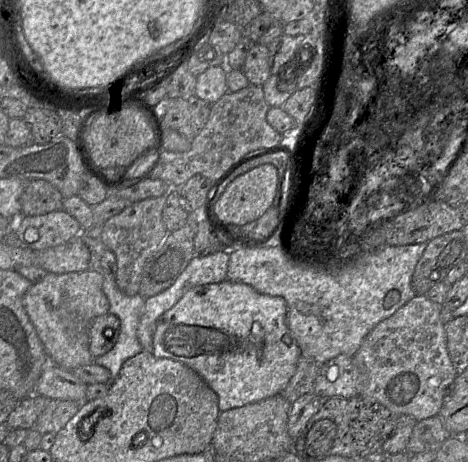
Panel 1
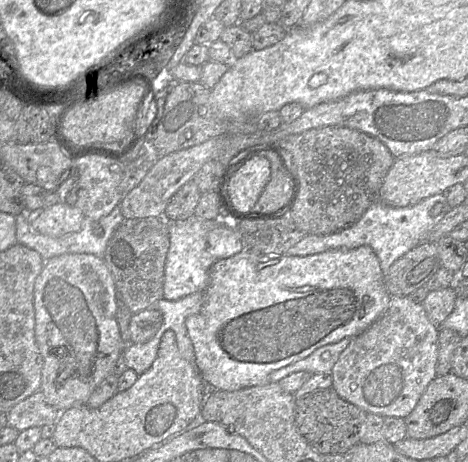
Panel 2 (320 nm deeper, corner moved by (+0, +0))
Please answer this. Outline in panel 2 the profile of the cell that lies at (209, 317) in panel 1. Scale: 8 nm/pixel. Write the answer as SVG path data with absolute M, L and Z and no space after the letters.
M364 245L355 249L334 249L308 256L288 256L255 254L242 251L213 264L209 270L209 284L204 291L204 304L201 310L185 320L187 333L194 347L194 366L200 372L206 386L216 390L236 391L239 389L265 385L271 372L309 356L317 348L353 338L365 331L388 309L391 295L388 293L379 259L371 247Z

